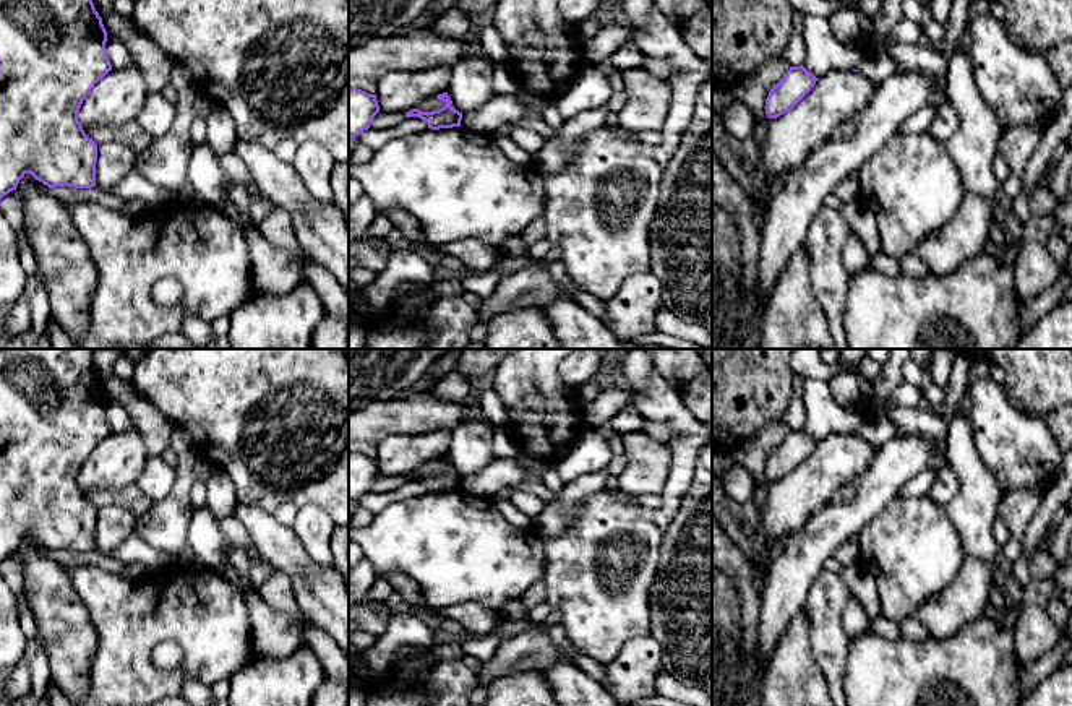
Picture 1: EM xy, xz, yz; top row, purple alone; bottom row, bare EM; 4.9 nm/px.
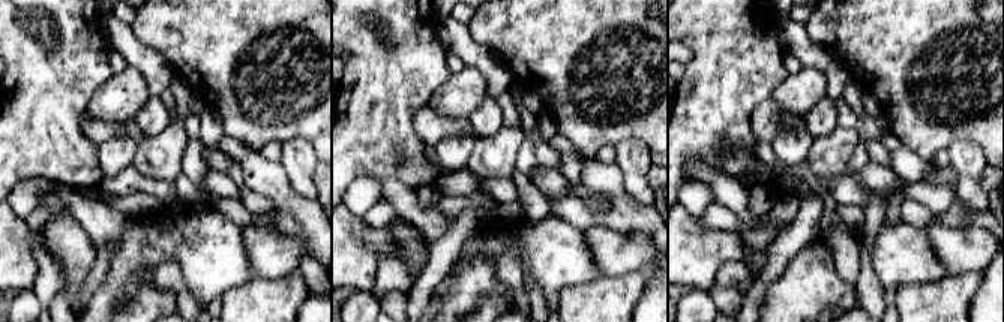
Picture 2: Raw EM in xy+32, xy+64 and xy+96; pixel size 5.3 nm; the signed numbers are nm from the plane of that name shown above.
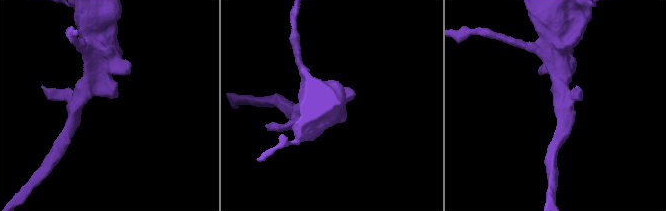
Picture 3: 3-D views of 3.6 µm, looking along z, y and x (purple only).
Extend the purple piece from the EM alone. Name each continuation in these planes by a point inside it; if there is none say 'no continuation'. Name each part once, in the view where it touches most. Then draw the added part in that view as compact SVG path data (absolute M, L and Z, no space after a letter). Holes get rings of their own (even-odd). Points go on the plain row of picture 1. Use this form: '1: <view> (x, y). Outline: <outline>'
no continuation

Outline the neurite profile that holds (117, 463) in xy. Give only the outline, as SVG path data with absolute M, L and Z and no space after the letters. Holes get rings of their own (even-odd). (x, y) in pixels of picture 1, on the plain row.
M136 428L110 433L83 464L78 484L83 493L109 490L118 493L138 482L149 459Z

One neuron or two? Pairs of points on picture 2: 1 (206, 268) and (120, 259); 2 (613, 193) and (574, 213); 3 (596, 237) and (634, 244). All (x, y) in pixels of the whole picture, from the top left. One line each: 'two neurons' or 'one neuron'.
1: one neuron
2: one neuron
3: one neuron

